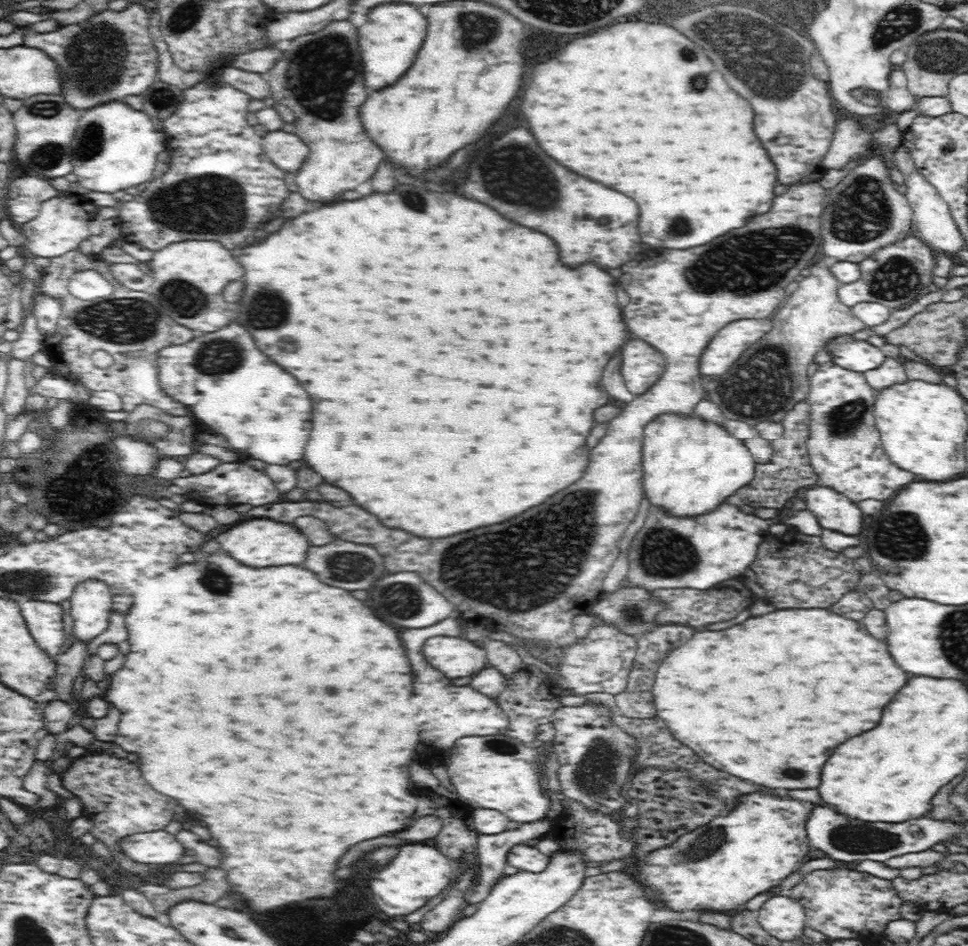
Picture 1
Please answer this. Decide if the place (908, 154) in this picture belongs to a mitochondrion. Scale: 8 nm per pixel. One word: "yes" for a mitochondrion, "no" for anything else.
no

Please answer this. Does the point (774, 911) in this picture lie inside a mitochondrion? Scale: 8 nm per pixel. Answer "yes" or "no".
no

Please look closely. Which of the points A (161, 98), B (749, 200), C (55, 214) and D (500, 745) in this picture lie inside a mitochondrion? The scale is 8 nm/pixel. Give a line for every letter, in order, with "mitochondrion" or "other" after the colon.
A: mitochondrion
B: other
C: other
D: mitochondrion

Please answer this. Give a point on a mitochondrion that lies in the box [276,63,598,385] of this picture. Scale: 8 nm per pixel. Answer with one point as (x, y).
(512, 163)

